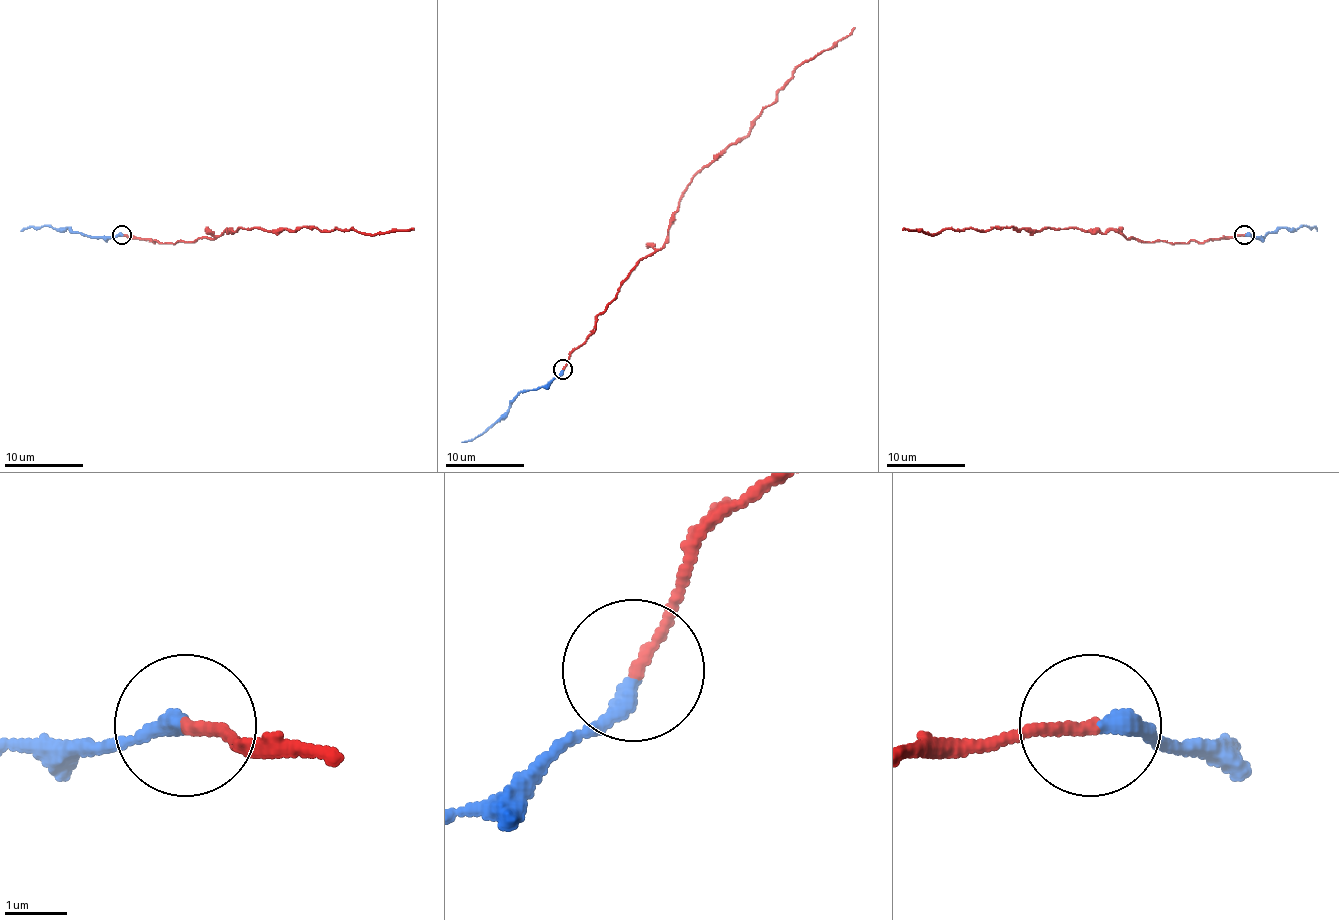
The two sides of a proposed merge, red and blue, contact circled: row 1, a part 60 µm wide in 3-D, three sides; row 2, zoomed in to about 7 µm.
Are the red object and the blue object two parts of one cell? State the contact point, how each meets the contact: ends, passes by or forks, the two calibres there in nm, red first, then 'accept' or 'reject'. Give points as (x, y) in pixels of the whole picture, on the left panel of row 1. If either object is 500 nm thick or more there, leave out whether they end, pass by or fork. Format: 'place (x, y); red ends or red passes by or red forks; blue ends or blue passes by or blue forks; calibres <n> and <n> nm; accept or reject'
place (121, 235); red ends; blue ends; calibres 180 and 300 nm; accept

